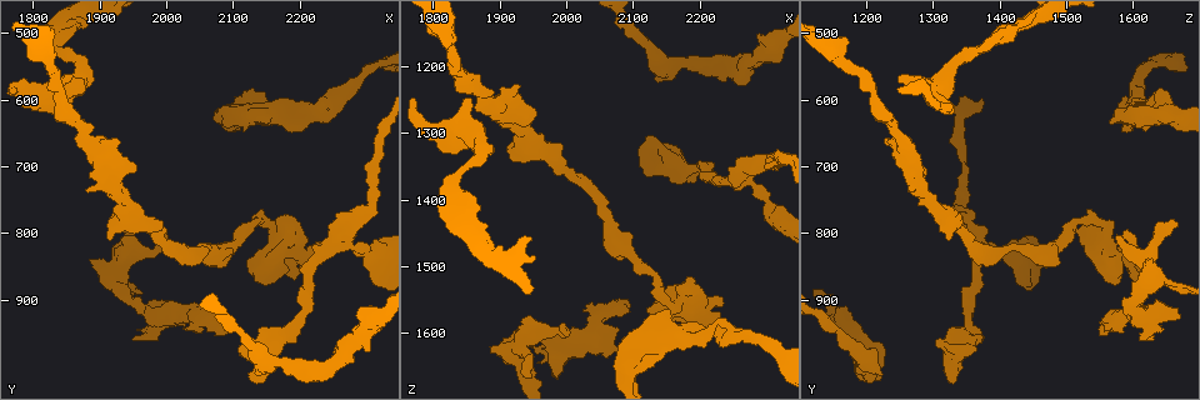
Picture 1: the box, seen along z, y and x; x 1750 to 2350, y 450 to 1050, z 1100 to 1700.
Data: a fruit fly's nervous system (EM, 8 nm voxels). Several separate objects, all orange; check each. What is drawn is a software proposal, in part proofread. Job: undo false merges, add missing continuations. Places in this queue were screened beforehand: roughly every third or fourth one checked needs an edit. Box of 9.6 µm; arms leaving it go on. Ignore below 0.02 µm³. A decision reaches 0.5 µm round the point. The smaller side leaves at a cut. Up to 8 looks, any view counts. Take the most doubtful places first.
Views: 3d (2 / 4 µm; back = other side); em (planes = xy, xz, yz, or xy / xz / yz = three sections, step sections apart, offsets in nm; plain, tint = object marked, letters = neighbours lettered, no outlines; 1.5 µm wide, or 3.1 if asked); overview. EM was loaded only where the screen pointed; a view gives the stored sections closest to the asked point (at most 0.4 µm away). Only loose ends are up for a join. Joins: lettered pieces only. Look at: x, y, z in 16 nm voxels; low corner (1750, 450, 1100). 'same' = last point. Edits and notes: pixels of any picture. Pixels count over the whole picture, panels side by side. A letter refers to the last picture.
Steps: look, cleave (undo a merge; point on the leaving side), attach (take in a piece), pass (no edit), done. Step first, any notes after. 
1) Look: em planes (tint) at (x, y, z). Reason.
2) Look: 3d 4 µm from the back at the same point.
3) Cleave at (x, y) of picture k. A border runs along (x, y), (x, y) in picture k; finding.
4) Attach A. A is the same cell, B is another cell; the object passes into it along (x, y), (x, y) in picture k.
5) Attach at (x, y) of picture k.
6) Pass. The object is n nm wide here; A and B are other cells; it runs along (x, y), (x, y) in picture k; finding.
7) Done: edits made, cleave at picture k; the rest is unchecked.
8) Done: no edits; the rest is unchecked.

Look: 3d 4 µm at (1855, 565, 1250). An open end.

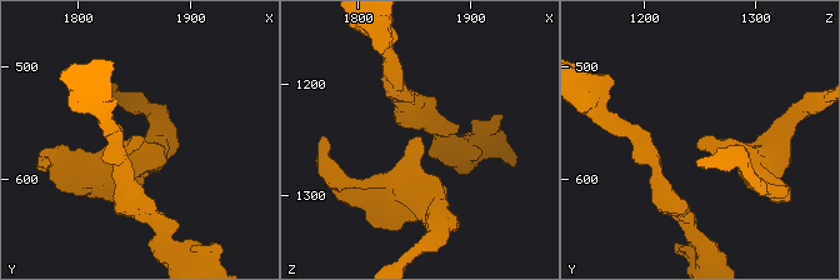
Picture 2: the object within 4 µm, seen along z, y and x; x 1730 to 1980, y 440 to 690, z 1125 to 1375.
Look: em planes (letters) at (1854, 564, 1254). Need the tissue.

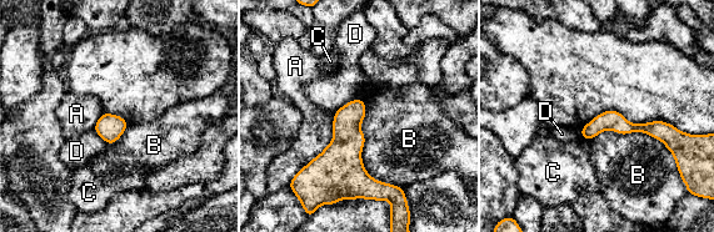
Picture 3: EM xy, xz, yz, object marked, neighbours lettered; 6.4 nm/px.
Pass. The object is 130 nm wide here; A, B, C and D are other cells; a border runs along (363, 101), (363, 166), (403, 188) in picture 3; none of them fits.

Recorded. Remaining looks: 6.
Look: 3d 2 µm at (1955, 815, 1585). Thick end.

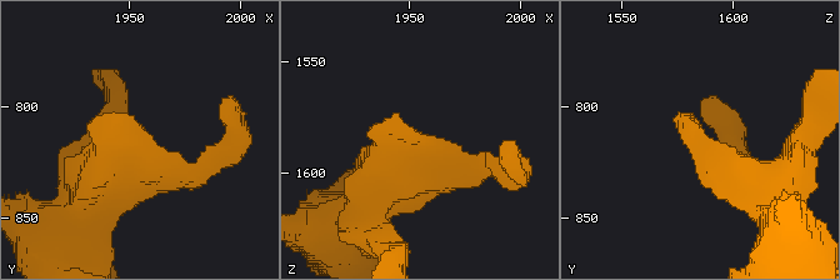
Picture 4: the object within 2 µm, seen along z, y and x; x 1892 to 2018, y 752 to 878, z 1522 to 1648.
Look: em planes (letters) at (1955, 812, 1581).

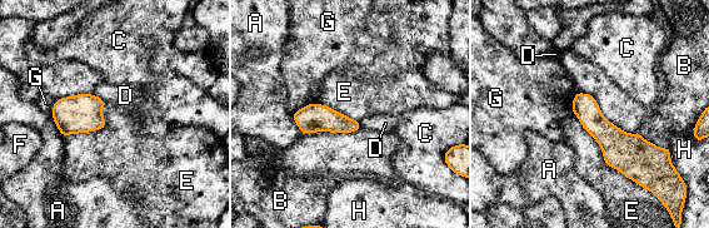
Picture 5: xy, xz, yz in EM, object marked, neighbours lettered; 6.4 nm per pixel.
Pass. A, B, C, D, E, F, G and H are other cells; a border runs along (573, 112), (603, 160), (637, 184) in picture 5; no lettered piece goes on from it.

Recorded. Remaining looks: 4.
Look: em xz step 8 (tint) at (2130, 625, 1600). Looks like a crossing.

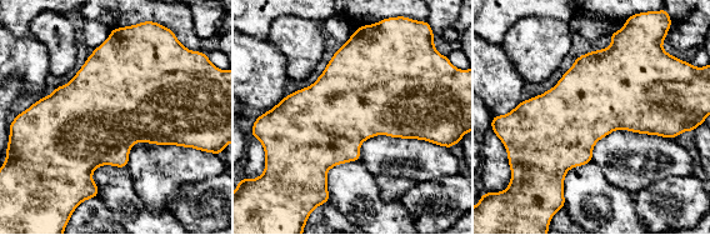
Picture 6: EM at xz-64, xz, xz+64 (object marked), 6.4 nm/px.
Look: em planes (letters) at the same point. Another direction.

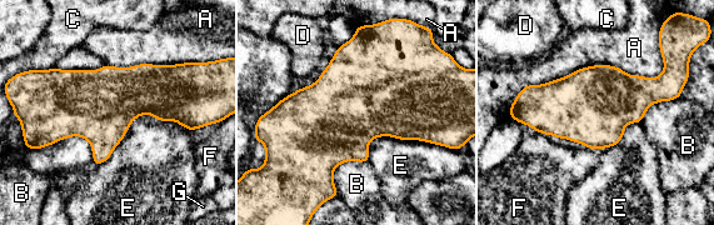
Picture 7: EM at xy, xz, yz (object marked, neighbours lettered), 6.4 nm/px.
Pass. A, B, C, D, E, F and G are other cells; a border runs along (537, 131), (545, 135) in picture 7; one neuron here.

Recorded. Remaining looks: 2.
Done: no edits; the rest is unchecked.

